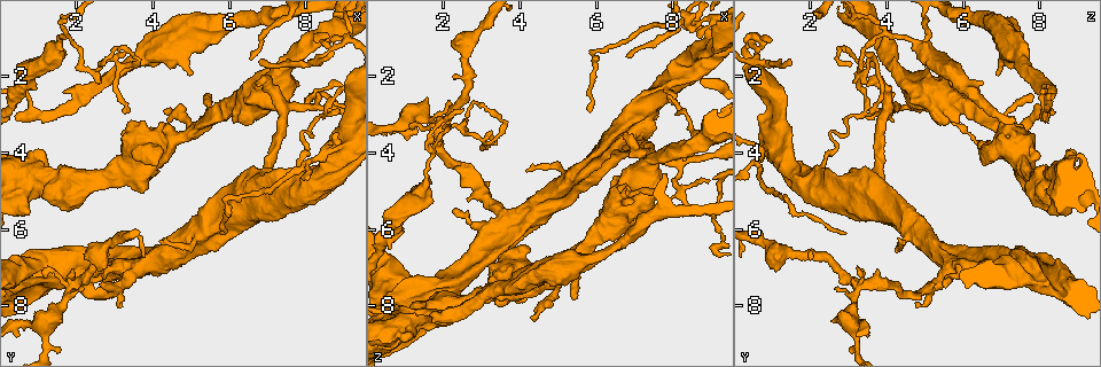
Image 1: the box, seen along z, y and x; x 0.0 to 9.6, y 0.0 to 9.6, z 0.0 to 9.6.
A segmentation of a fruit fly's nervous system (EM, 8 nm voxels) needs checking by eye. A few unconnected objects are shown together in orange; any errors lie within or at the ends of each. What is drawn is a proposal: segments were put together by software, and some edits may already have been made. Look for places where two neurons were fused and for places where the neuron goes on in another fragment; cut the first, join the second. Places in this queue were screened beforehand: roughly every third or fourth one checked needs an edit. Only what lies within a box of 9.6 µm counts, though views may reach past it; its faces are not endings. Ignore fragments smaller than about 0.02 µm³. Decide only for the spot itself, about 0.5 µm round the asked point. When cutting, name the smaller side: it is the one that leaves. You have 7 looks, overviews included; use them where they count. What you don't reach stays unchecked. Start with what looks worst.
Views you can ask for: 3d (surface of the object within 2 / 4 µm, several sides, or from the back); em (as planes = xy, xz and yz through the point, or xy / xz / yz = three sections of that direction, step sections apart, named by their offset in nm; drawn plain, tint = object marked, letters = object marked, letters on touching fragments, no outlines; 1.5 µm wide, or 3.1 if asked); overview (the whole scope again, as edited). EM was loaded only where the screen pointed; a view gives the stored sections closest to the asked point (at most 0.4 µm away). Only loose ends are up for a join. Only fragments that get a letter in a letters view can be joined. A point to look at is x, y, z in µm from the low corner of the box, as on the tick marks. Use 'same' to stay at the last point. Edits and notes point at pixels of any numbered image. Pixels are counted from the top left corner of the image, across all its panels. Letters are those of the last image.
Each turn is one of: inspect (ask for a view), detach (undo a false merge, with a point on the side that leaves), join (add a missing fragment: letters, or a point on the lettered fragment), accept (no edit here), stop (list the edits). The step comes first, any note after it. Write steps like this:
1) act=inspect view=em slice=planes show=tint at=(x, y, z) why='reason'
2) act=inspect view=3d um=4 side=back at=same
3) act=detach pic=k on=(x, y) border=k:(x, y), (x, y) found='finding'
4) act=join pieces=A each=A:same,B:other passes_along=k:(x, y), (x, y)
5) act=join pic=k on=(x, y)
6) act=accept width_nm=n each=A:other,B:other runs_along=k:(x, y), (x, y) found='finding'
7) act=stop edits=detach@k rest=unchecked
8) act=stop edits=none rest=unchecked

act=inspect view=em slice=yz step=8 show=tint at=(4.30, 2.95, 8.35) why='free end'

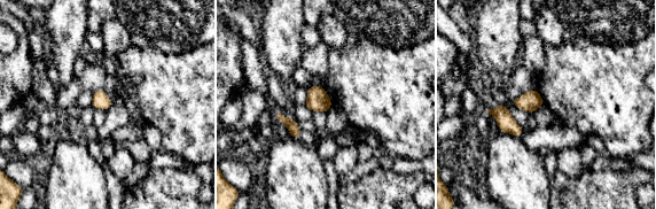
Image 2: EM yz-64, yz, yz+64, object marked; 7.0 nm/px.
act=inspect view=em slice=planes show=letters at=same why='cut it another way'

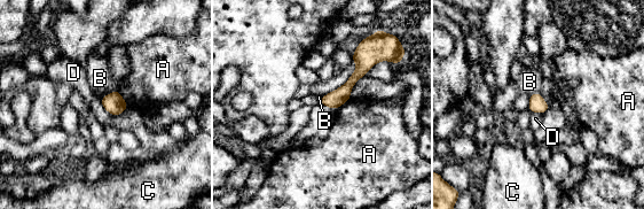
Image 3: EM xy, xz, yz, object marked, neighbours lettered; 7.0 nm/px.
act=accept width_nm=110 each=A:other,B:other,C:other,D:other runs_along=3:(363, 52), (361, 70), (323, 101) found='none of them fits'

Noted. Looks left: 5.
act=inspect view=em slice=planes show=tint at=(2.30, 1.80, 3.35) why='sharp bend'

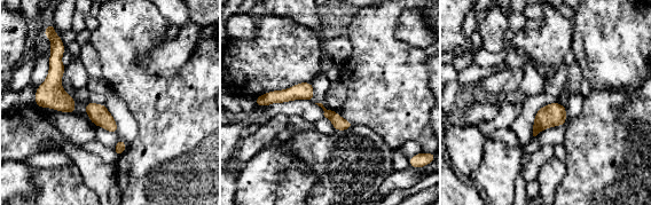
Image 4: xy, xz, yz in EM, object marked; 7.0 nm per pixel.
act=inspect view=em slice=planes show=letters at=same why='what lies round it'

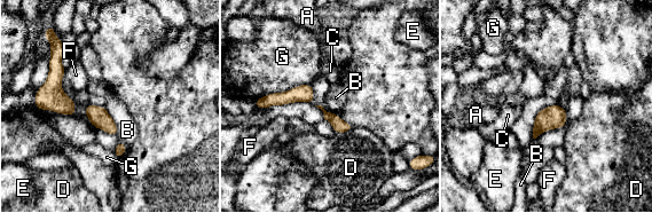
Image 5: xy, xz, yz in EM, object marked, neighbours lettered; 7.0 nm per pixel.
act=accept each=A:other,B:other,C:other,D:other,E:other,F:other,G:other runs_along=5:(258, 102), (306, 96), (347, 127) found='continuous, no second neuron'

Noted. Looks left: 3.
act=inspect view=em slice=planes show=tint at=(1.95, 7.45, 3.40) why='sharp bend'

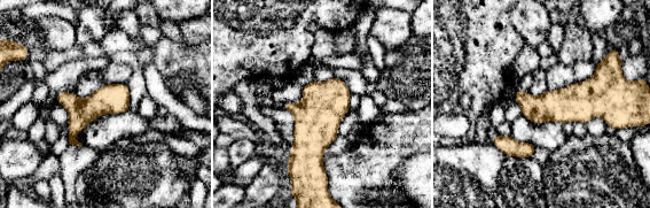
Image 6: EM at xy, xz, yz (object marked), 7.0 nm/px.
act=inspect view=em slice=planes show=letters at=same why='what lies round it'

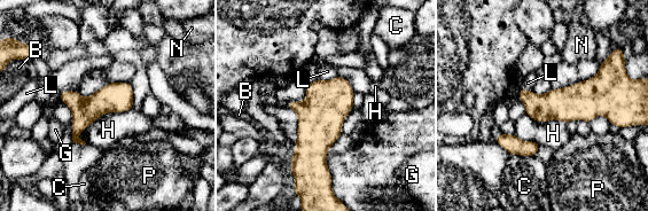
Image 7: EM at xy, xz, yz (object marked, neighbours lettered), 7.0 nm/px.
act=accept width_nm=200 longest_contact=H:440nm each=B:other,C:other,G:other,H:other,L:other,N:other,P:other found='one neuron here'

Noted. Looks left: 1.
act=stop edits=none rest=unchecked

